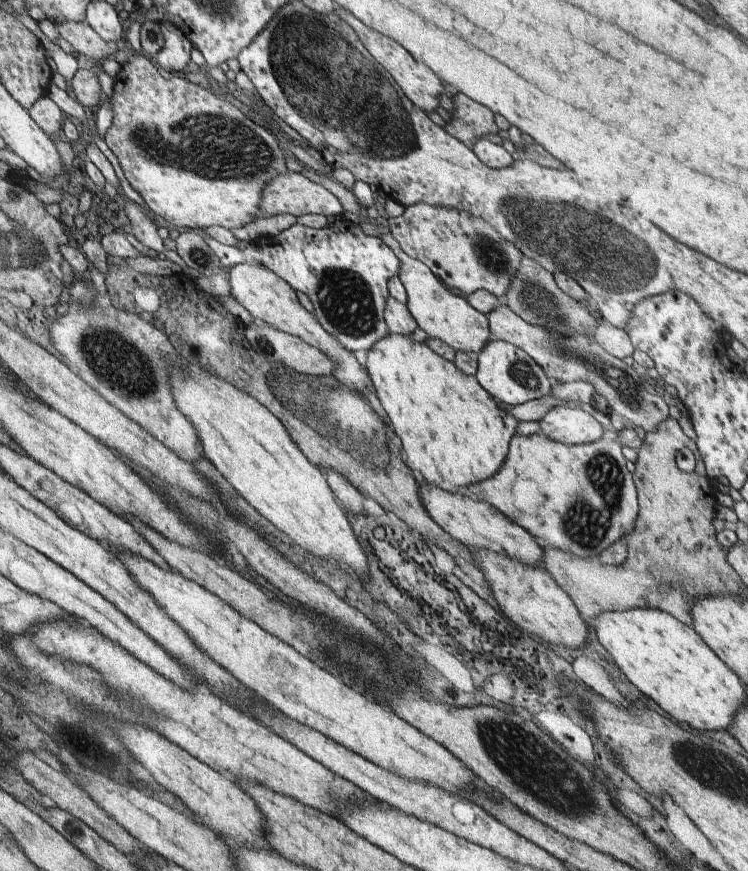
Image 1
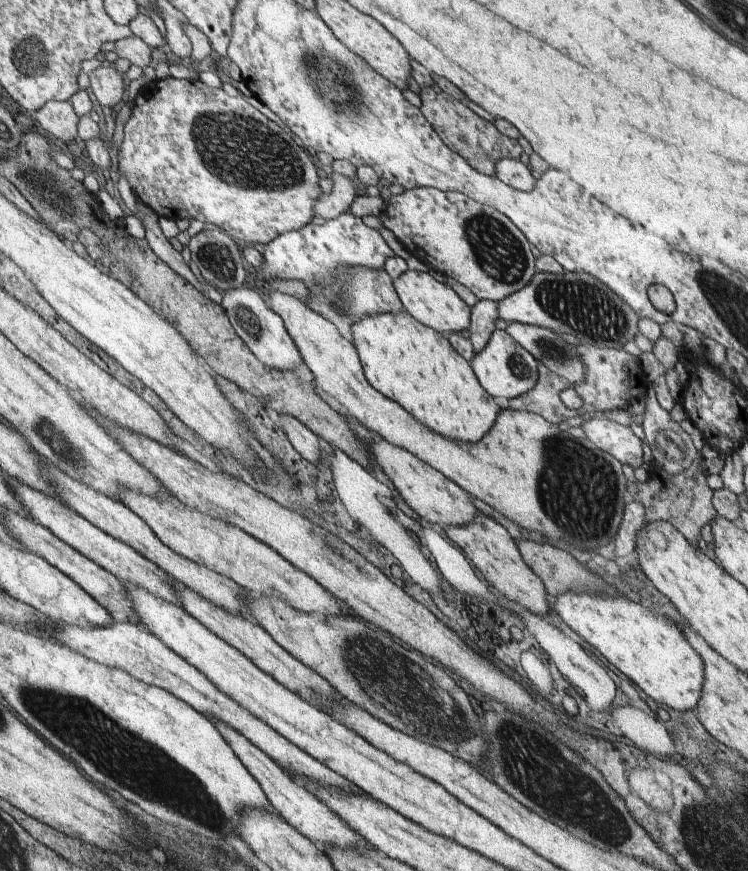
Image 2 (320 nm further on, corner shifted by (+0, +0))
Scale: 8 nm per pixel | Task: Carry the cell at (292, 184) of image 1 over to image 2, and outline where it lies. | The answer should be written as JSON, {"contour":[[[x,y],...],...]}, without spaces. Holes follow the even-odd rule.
{"contour":[[[346,176],[335,177],[331,192],[320,196],[314,204],[314,214],[320,215],[326,220],[336,219],[346,213],[358,196],[356,187],[359,186],[356,180],[350,180]]]}

